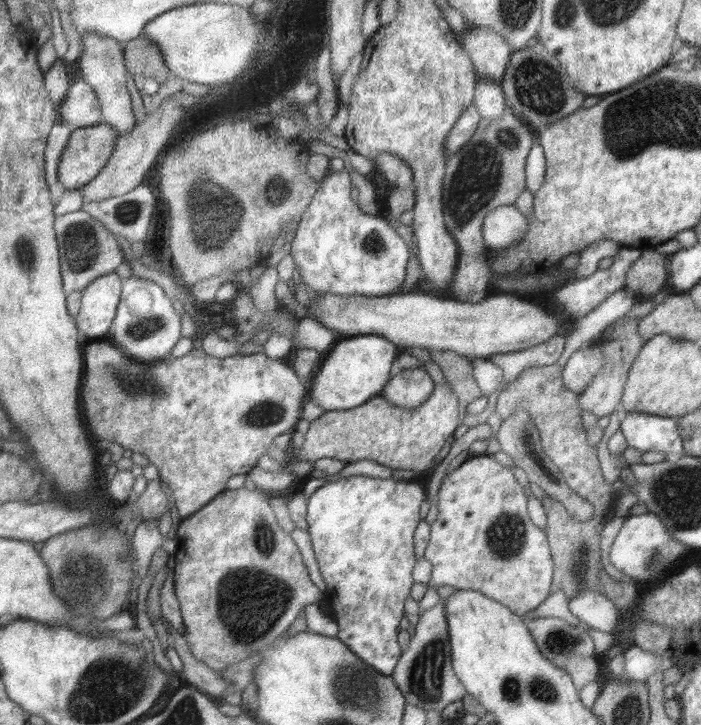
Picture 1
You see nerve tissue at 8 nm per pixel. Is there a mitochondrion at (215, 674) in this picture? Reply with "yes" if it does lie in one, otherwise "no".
no

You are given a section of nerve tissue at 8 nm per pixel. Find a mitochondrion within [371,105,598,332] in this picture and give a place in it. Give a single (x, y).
(476, 179)

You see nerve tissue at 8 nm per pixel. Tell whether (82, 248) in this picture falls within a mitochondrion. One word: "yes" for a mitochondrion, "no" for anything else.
yes

